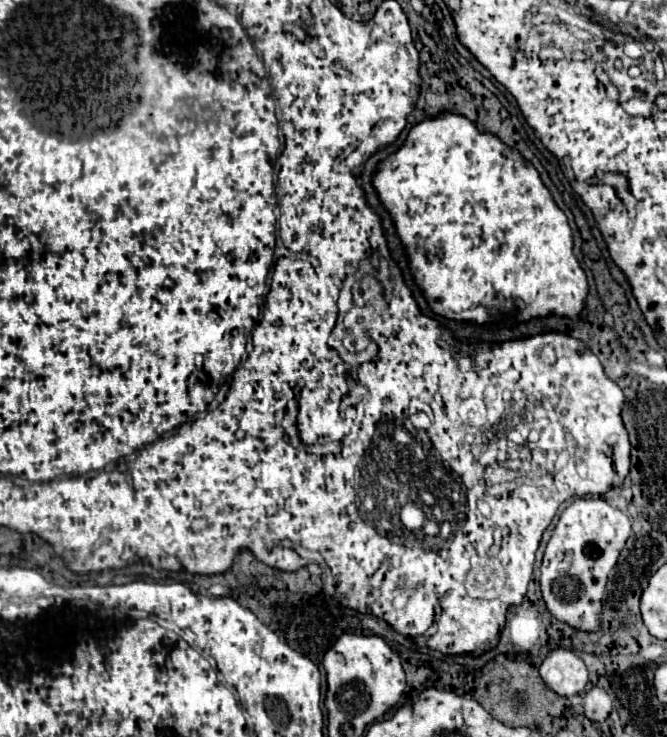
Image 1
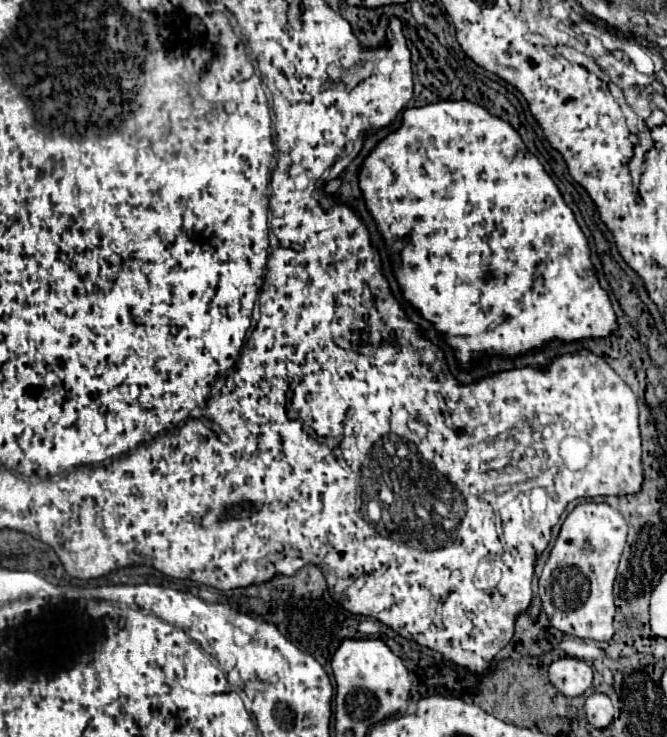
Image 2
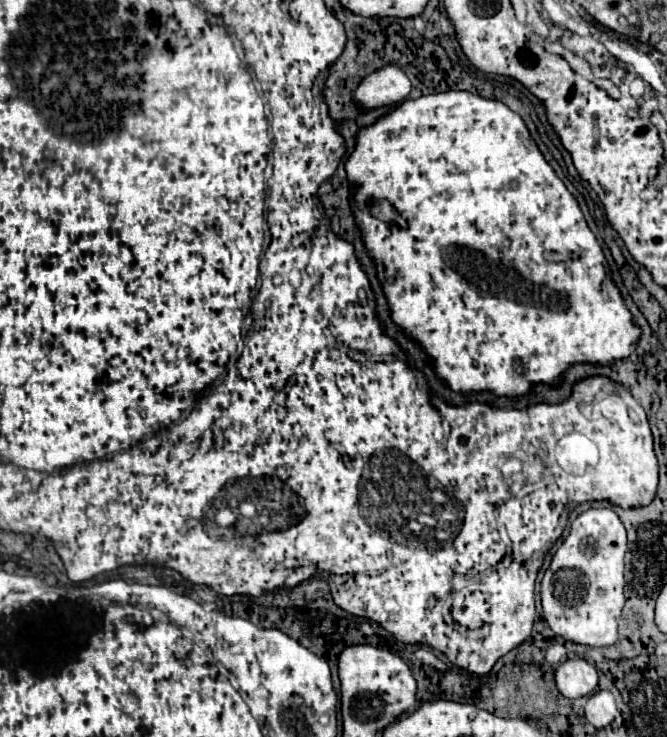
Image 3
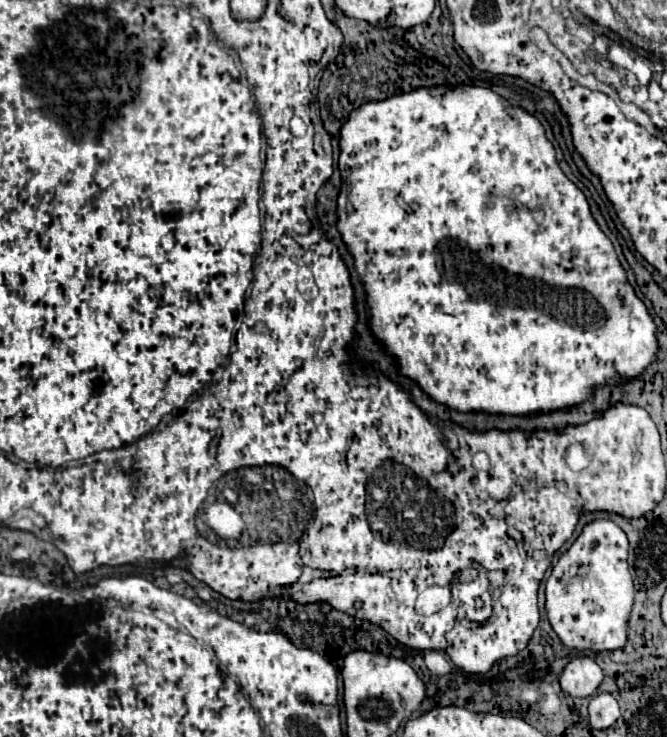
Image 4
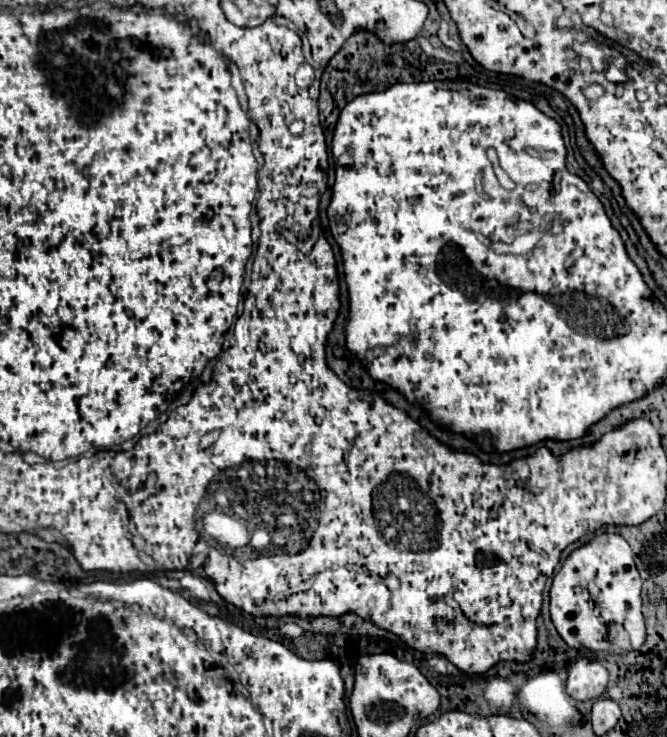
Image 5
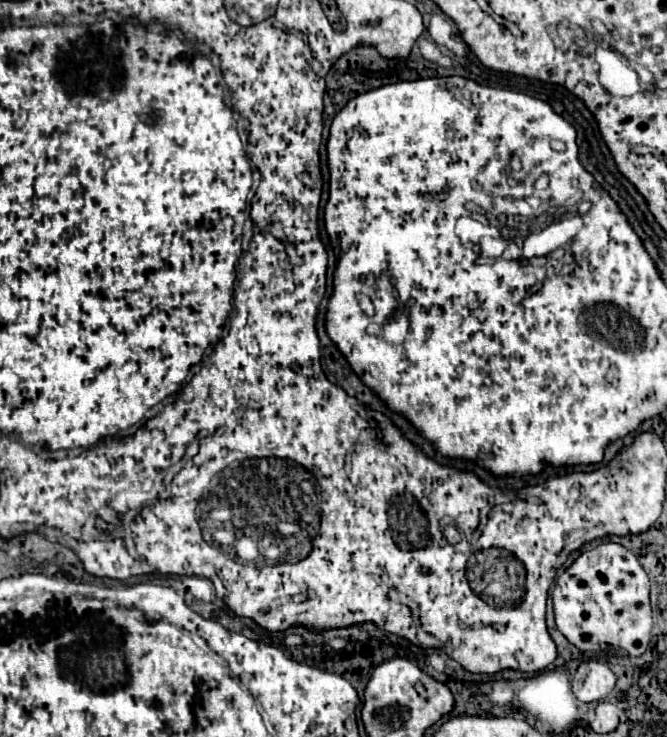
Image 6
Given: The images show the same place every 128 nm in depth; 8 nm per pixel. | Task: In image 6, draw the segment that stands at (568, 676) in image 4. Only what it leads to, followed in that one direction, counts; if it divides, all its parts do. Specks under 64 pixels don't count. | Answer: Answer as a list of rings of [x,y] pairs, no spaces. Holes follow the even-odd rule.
[[[589,659],[578,666],[572,680],[572,692],[582,702],[598,702],[612,692],[614,684],[616,676],[606,663]]]

